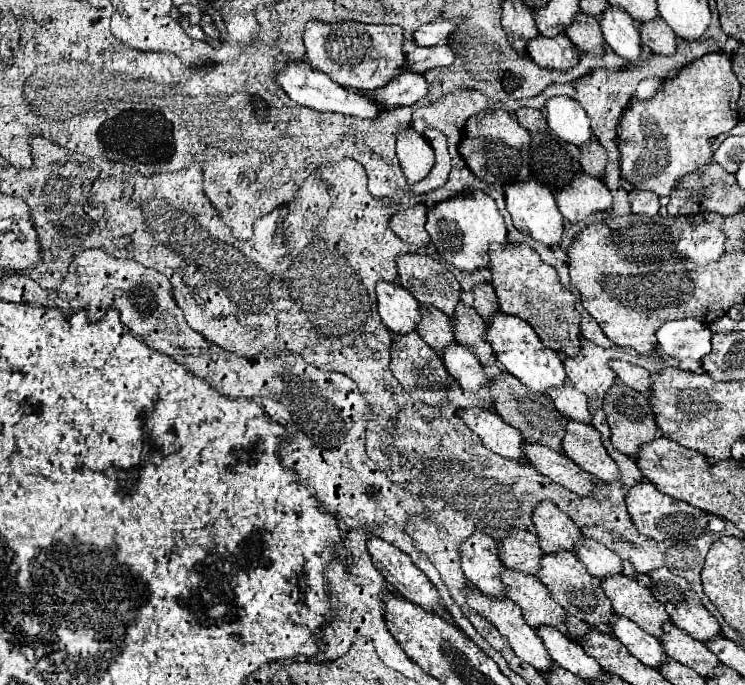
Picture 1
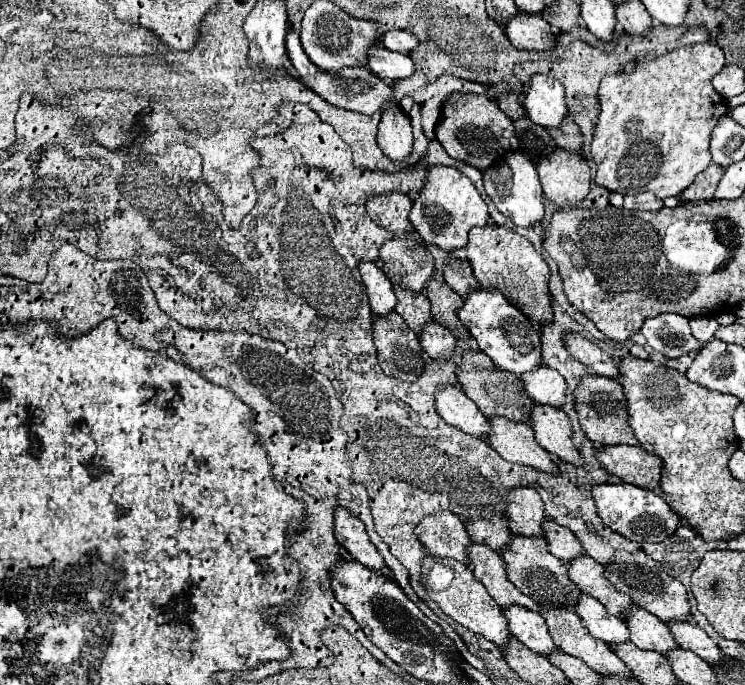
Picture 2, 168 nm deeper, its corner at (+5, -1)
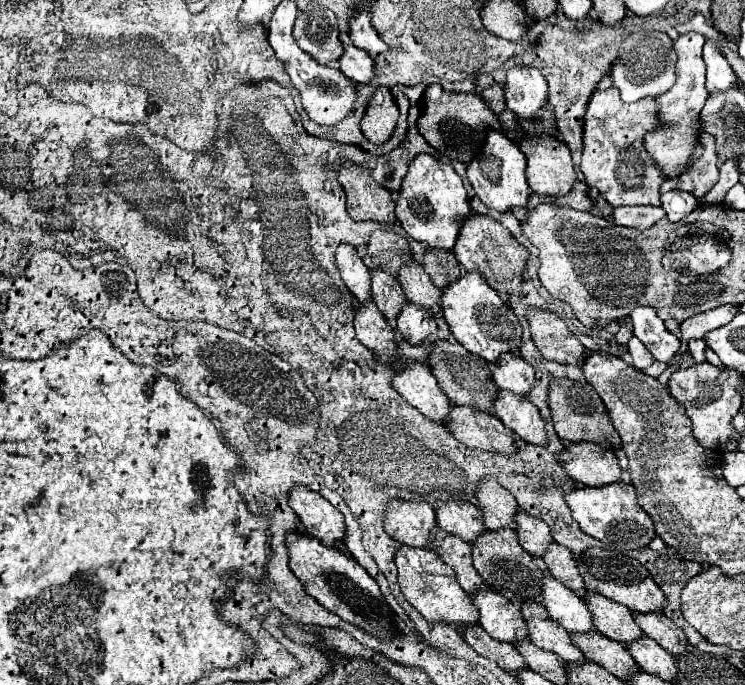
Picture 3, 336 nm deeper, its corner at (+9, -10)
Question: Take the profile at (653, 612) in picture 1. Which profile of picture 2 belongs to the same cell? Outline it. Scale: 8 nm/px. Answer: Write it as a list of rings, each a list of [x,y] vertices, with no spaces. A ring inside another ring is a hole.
[[[578,555],[568,565],[570,579],[588,595],[598,599],[608,613],[622,617],[622,611],[632,607],[632,599],[620,593],[608,579],[604,579],[604,567],[588,555]]]

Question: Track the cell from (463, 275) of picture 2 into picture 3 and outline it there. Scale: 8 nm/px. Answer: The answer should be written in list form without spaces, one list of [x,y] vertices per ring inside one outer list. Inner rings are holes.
[[[428,248],[424,256],[424,270],[438,288],[446,288],[462,274],[462,266],[458,264],[456,256],[448,250],[436,250],[436,248]]]

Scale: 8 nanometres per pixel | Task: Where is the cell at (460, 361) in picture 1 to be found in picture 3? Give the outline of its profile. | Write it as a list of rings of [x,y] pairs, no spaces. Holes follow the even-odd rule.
[[[408,302],[398,316],[398,330],[406,342],[410,342],[412,346],[420,346],[438,330],[438,326],[430,318],[430,314],[426,314],[426,310]]]

